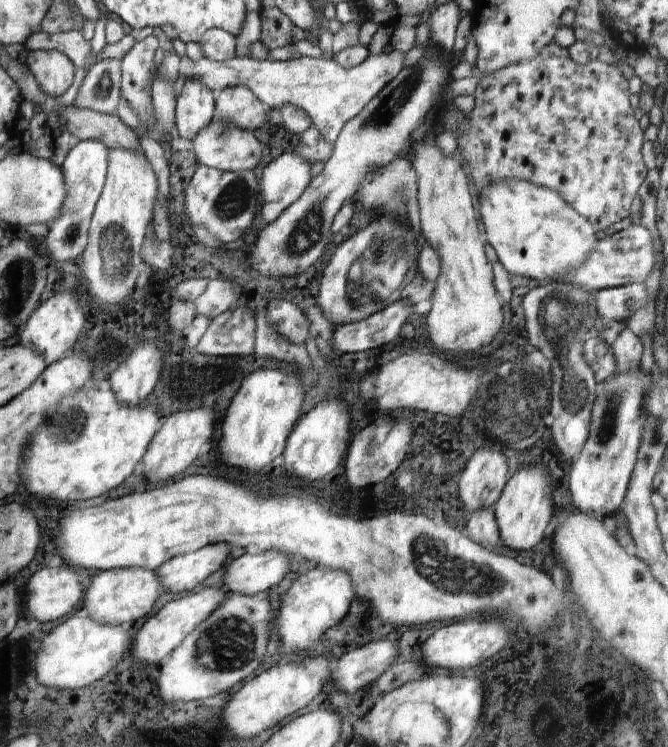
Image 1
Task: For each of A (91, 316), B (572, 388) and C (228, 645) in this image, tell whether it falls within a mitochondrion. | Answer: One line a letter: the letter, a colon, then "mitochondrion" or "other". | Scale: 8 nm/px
A: other
B: mitochondrion
C: mitochondrion

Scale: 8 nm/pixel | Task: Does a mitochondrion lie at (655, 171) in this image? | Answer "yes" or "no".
no

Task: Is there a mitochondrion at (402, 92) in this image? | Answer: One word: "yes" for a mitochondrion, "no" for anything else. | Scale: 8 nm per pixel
yes

